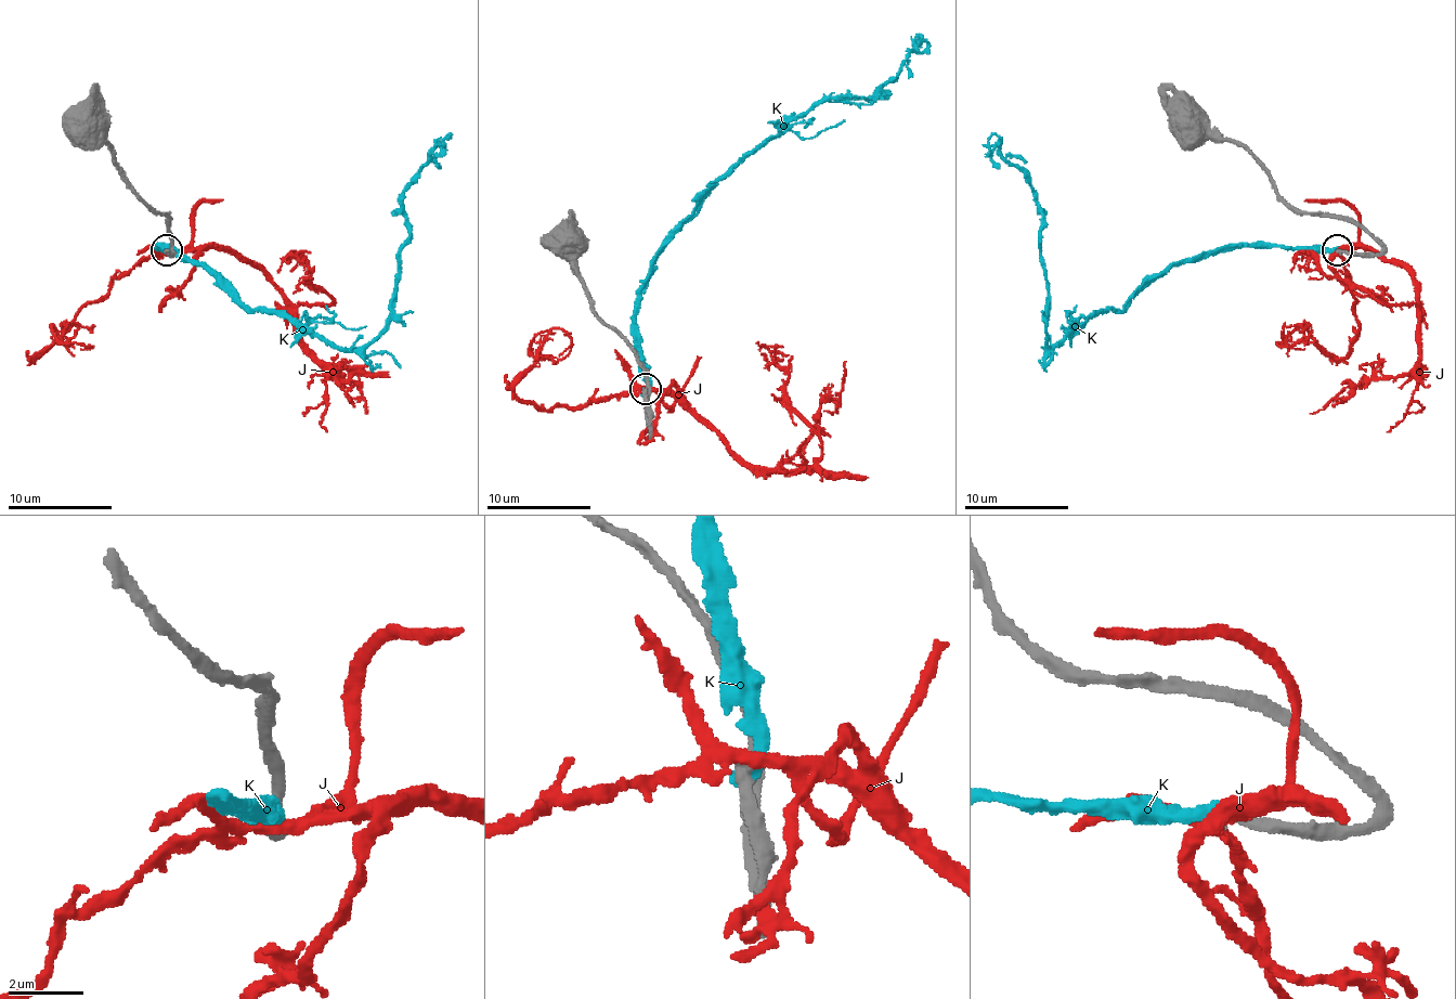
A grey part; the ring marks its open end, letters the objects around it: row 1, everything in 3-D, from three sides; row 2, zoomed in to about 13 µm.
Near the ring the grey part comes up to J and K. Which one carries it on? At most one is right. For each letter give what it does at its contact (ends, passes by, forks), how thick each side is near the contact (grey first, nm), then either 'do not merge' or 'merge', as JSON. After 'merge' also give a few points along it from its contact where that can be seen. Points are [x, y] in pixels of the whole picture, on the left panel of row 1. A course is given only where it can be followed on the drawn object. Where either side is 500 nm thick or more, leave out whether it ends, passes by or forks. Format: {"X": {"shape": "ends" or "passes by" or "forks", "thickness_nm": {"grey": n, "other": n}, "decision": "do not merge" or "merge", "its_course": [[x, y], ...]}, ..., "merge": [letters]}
{"J": {"shape": "passes by", "thickness_nm": {"grey": 340, "other": 360}, "decision": "do not merge"}, "K": {"shape": "ends", "thickness_nm": {"grey": 360, "other": 480}, "decision": "do not merge"}, "merge": []}

